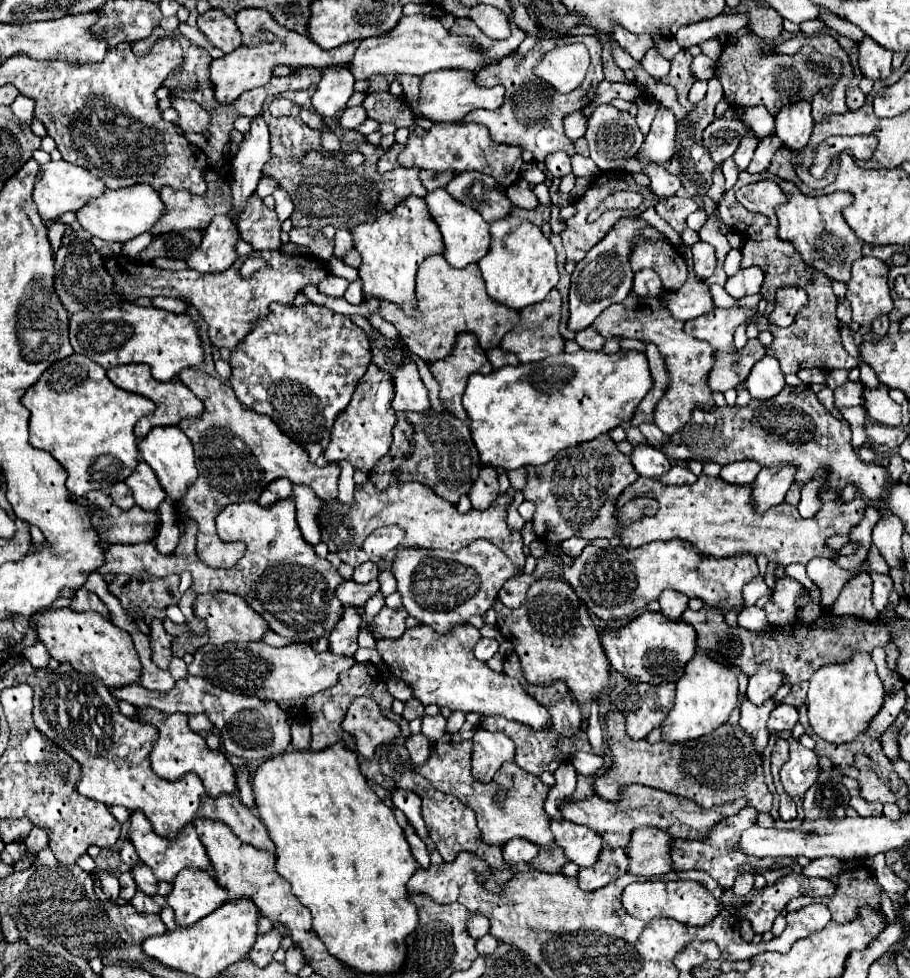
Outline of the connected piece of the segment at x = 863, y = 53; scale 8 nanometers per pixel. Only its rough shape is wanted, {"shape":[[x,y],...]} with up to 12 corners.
{"shape":[[864,37],[860,69],[870,79],[886,79],[892,51]]}

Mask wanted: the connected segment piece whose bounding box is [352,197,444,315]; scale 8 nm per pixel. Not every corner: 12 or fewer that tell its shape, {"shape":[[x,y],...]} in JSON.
{"shape":[[424,199],[354,227],[364,295],[416,311],[416,271],[444,253]]}

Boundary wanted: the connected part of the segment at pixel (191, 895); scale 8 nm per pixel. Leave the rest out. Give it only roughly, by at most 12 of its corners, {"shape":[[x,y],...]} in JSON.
{"shape":[[182,869],[168,903],[178,927],[196,923],[228,899],[202,869]]}

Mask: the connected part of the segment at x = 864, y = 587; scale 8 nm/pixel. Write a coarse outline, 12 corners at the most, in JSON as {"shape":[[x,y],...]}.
{"shape":[[870,575],[850,579],[832,605],[834,615],[878,619]]}

